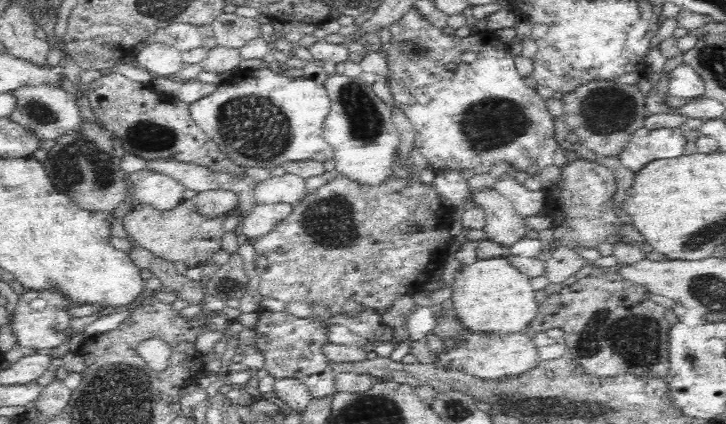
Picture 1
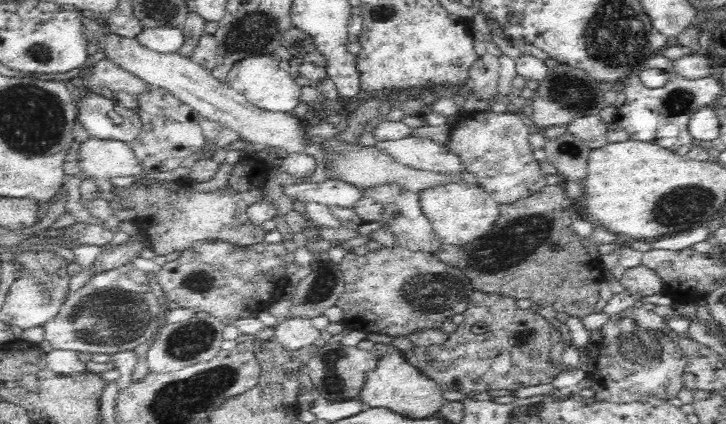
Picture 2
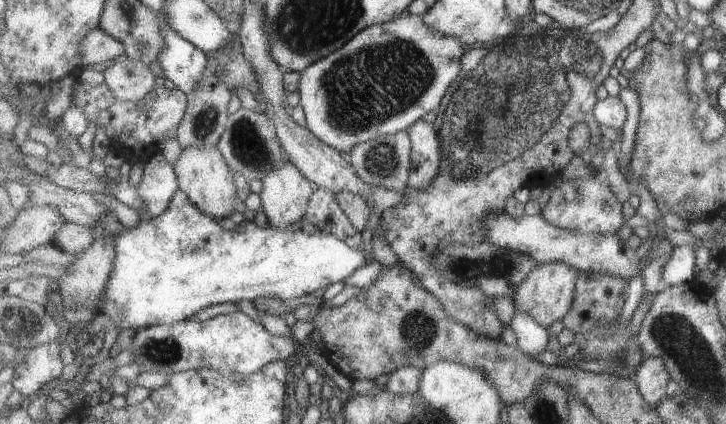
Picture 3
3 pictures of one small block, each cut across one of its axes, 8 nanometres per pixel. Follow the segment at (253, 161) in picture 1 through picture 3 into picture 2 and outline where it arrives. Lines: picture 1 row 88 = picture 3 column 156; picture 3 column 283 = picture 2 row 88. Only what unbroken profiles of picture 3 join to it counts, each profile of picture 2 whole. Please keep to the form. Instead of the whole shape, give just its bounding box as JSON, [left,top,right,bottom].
[224,55,302,113]

